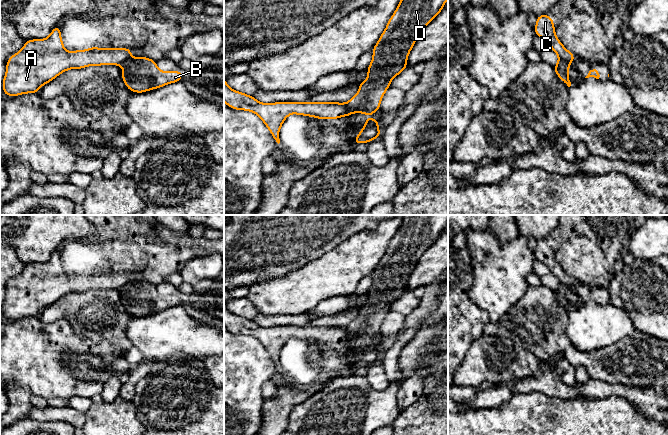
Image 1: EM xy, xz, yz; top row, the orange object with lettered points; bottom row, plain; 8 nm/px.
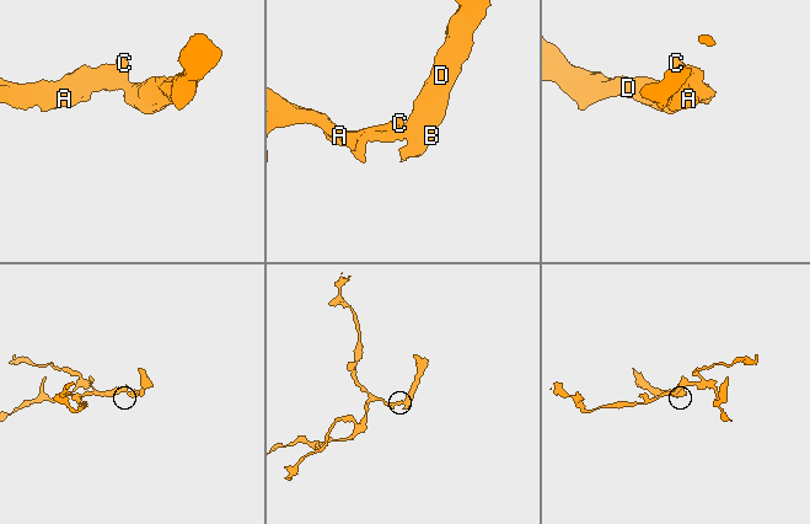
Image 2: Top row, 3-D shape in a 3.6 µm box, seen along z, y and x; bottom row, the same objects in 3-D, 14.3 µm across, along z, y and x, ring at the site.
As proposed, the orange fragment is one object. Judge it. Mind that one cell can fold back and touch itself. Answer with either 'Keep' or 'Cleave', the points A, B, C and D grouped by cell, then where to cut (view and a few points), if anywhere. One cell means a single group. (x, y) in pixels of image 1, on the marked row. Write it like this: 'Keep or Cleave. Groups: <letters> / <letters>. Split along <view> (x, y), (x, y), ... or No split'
Cleave. Groups: A C / B D. Split along xy (130, 57), (121, 64)

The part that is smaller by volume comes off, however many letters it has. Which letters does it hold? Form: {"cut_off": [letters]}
{"cut_off": ["B", "D"]}

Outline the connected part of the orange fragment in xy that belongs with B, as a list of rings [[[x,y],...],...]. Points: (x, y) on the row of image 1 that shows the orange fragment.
[[[147,57],[130,58],[122,63],[122,79],[131,92],[143,93],[183,80],[181,71],[161,71]]]

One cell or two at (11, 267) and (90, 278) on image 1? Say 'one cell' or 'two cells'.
two cells

